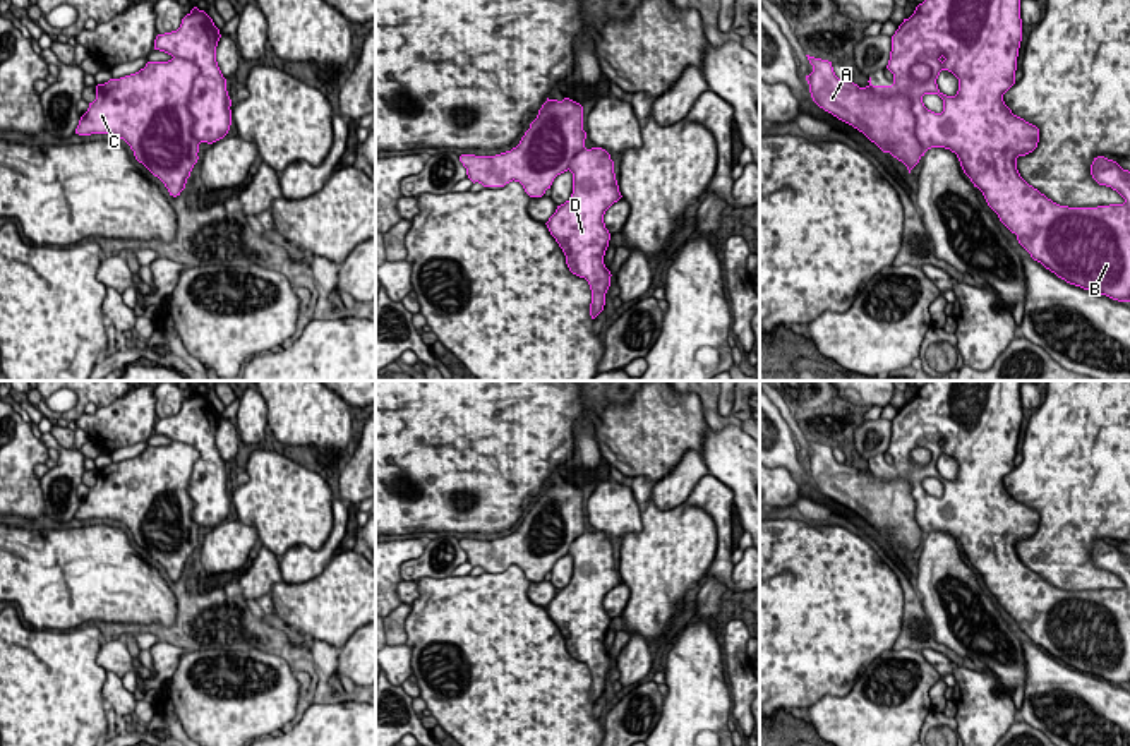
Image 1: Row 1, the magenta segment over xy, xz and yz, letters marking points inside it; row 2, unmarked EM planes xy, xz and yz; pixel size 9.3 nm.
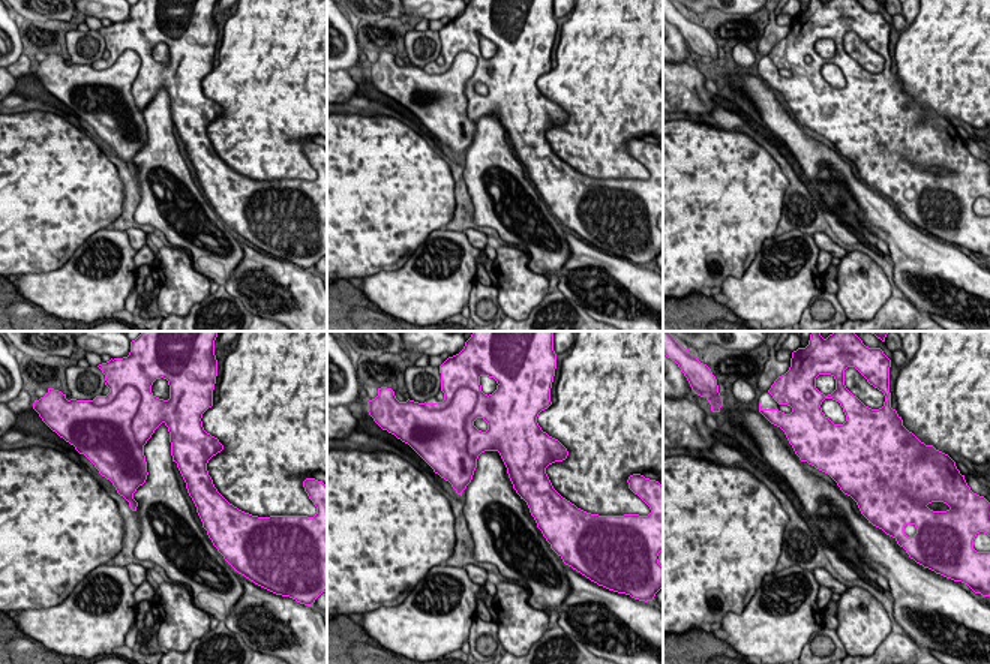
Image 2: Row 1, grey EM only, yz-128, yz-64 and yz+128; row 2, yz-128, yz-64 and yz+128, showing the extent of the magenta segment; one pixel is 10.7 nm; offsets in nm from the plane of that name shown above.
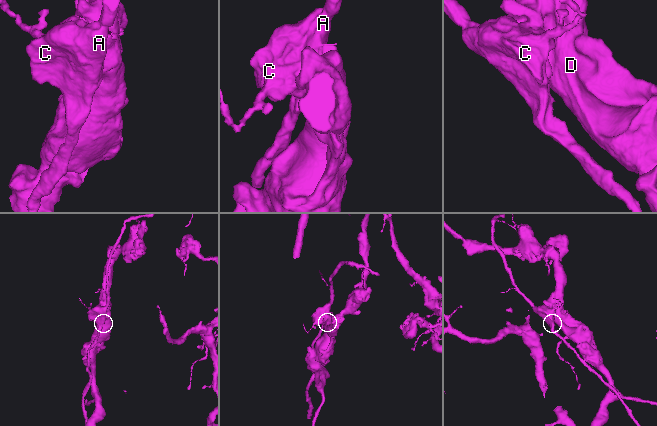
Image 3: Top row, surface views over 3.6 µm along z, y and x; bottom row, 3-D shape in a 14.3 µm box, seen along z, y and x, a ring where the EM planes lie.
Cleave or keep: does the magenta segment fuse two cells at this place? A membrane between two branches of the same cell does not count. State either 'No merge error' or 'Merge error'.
Merge error

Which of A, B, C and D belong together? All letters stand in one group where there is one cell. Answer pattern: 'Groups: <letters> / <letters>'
Groups: A C / B D

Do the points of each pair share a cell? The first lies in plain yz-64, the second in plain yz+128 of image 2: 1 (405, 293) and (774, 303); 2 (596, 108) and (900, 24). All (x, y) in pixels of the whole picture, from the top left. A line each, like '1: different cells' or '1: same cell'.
1: same cell
2: different cells

